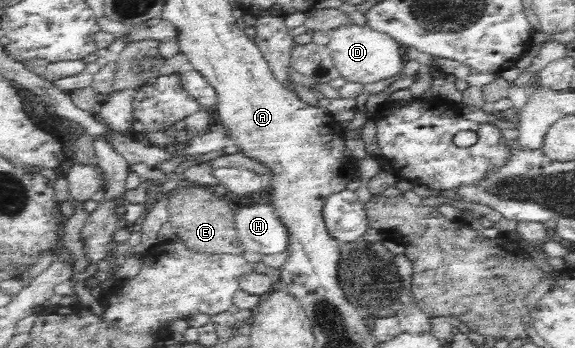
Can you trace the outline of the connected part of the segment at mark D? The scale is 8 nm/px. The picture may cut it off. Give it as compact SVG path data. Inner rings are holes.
M343 25L337 29L329 30L329 43L326 47L331 53L335 67L340 77L346 82L366 85L395 76L403 68L403 60L399 54L398 42L387 35L373 31L361 25Z

